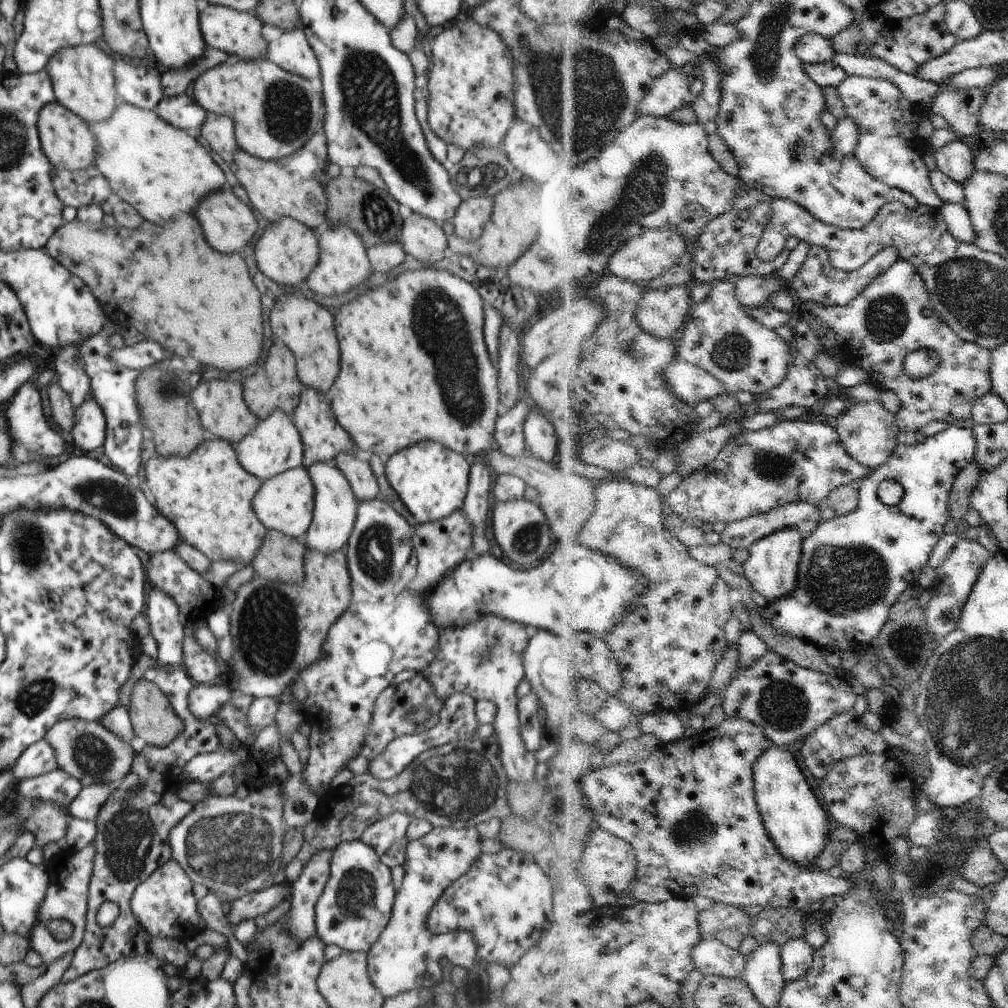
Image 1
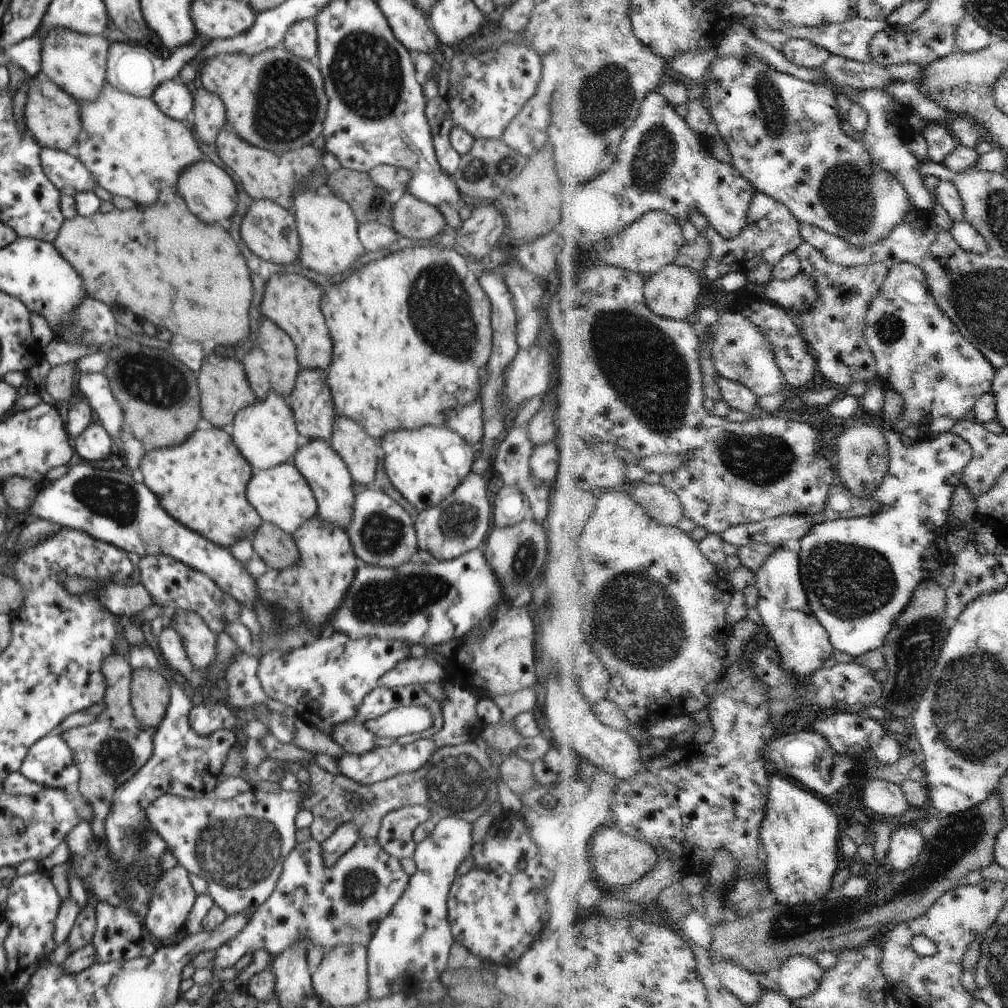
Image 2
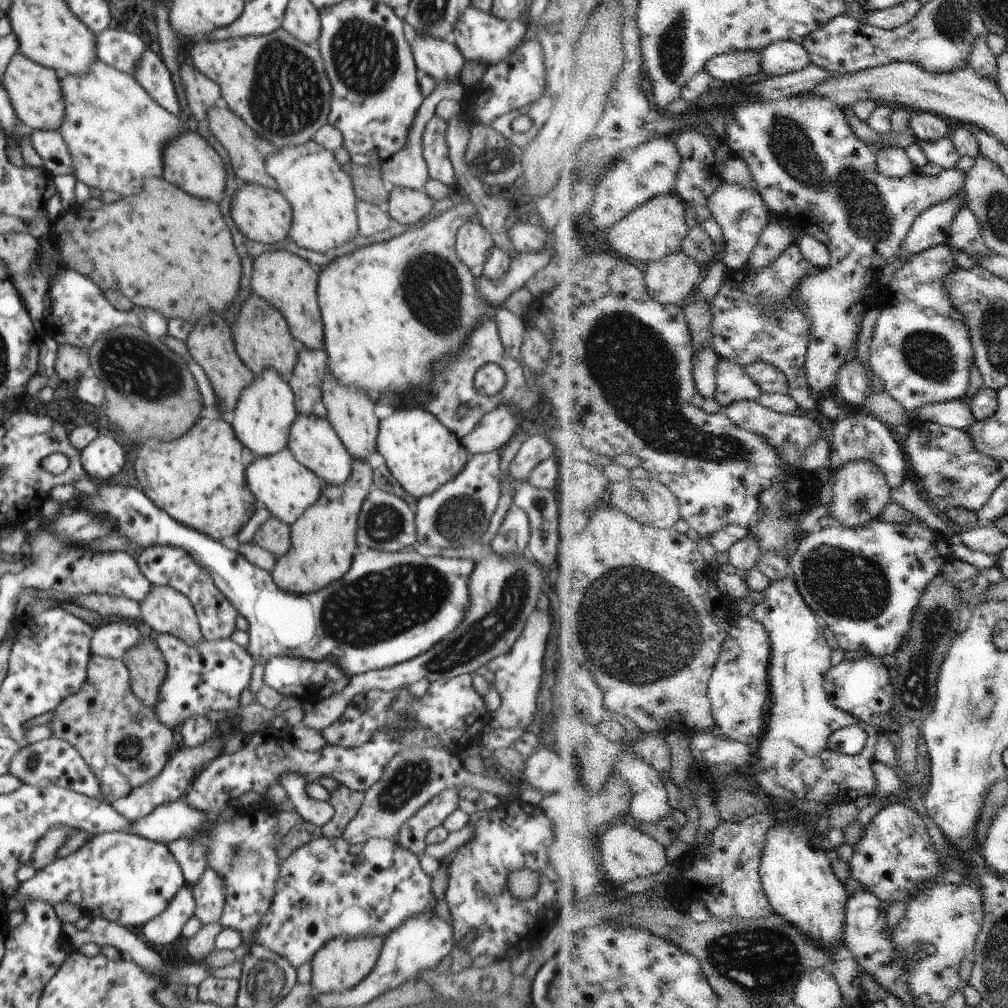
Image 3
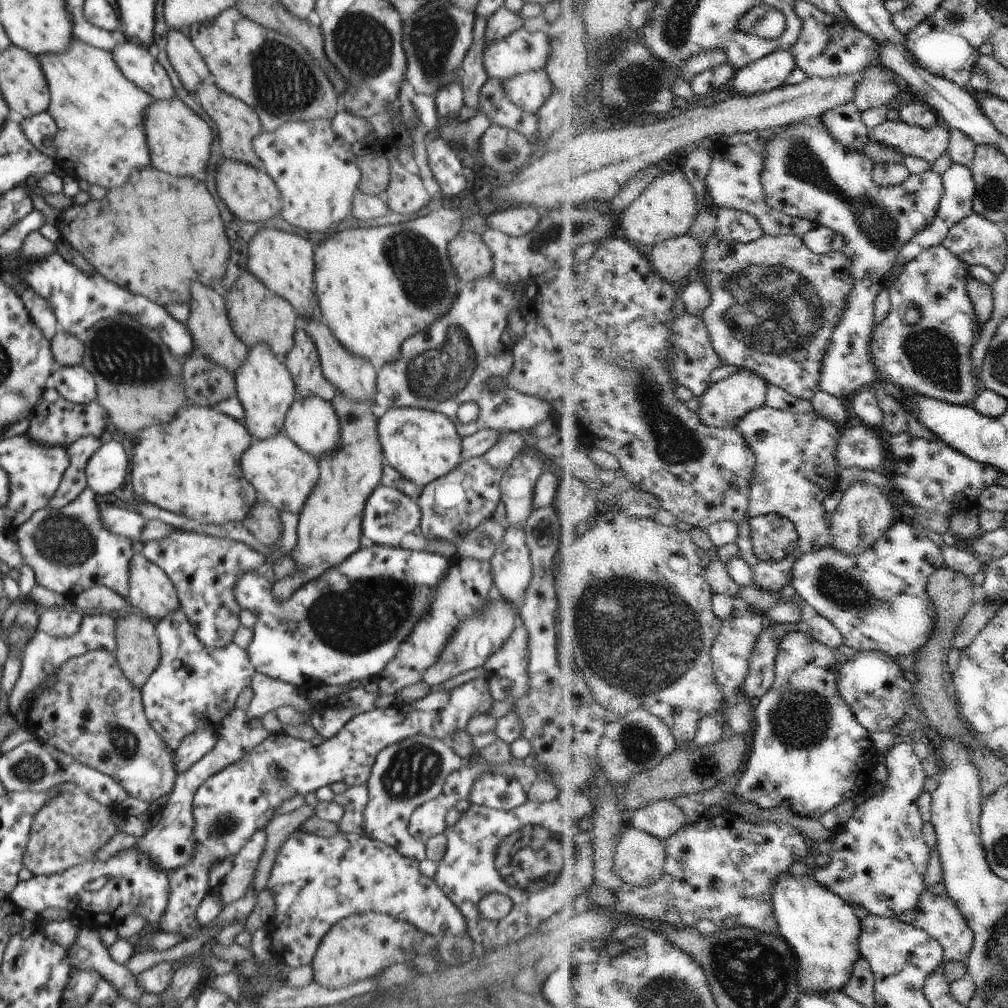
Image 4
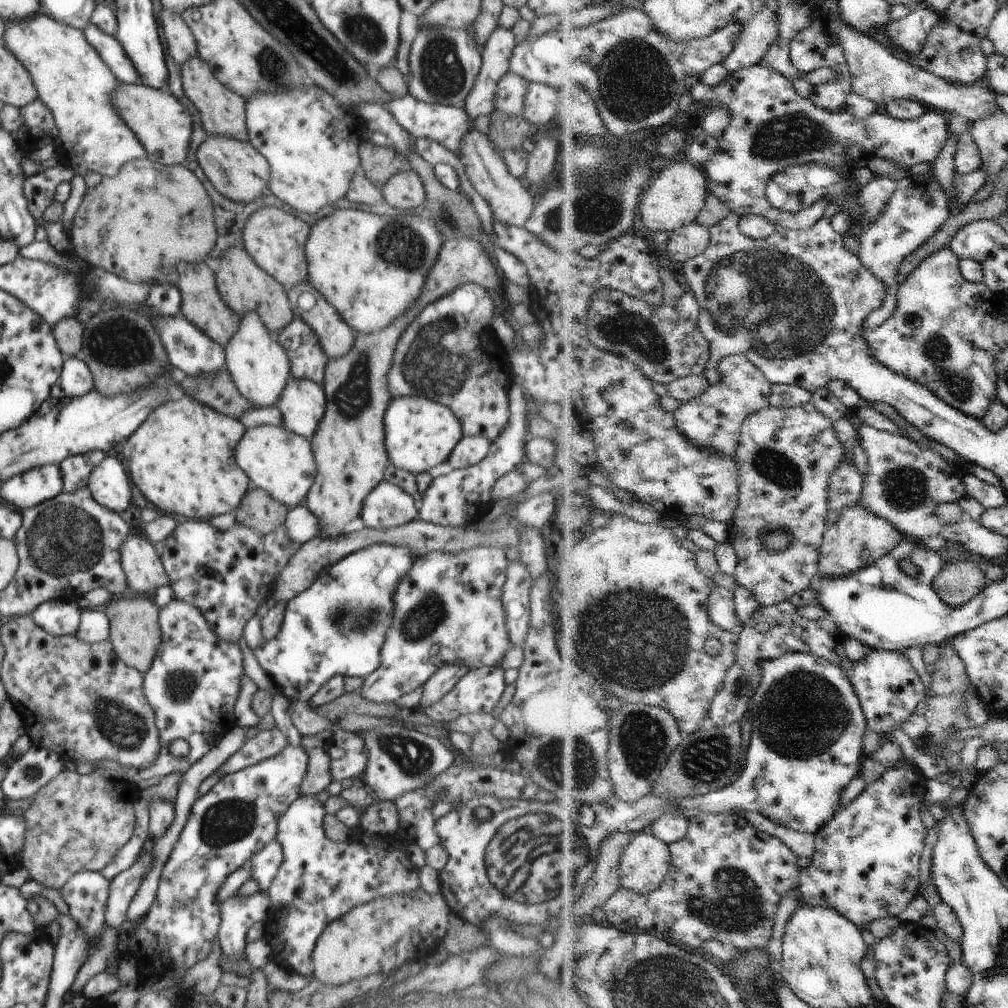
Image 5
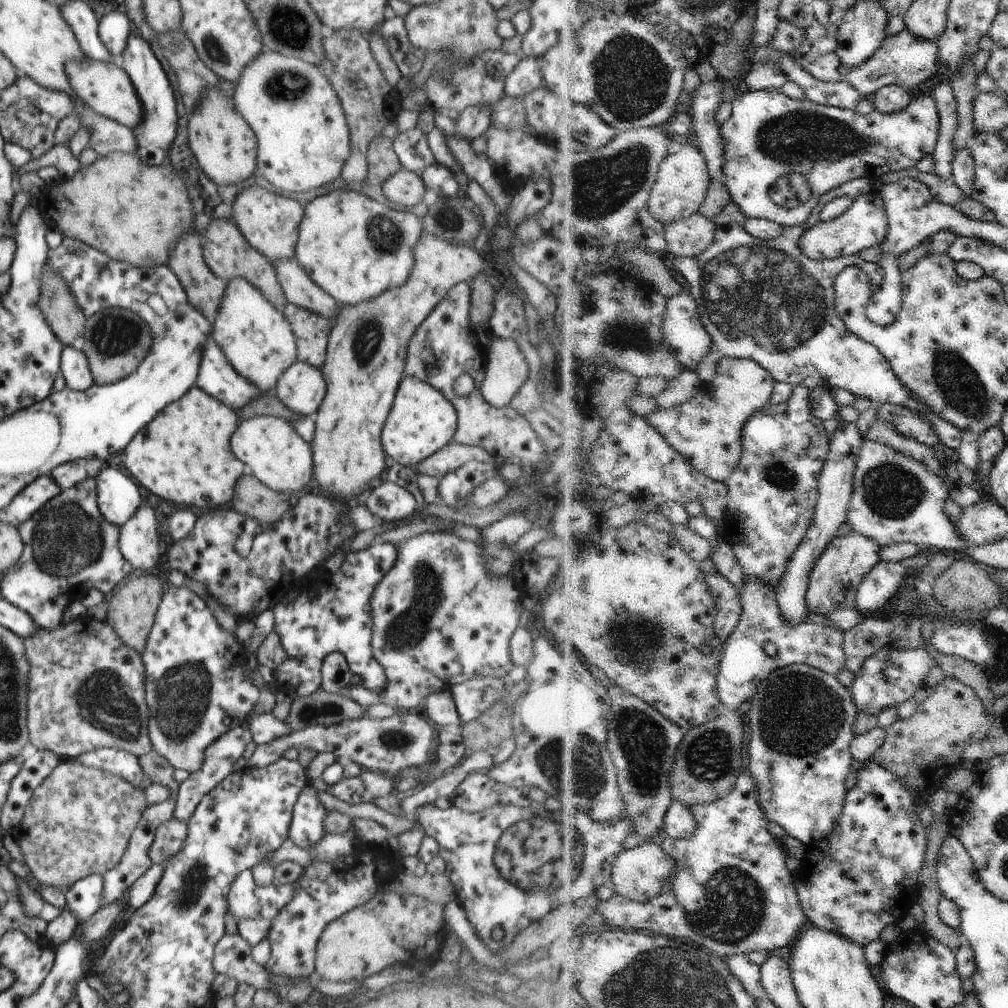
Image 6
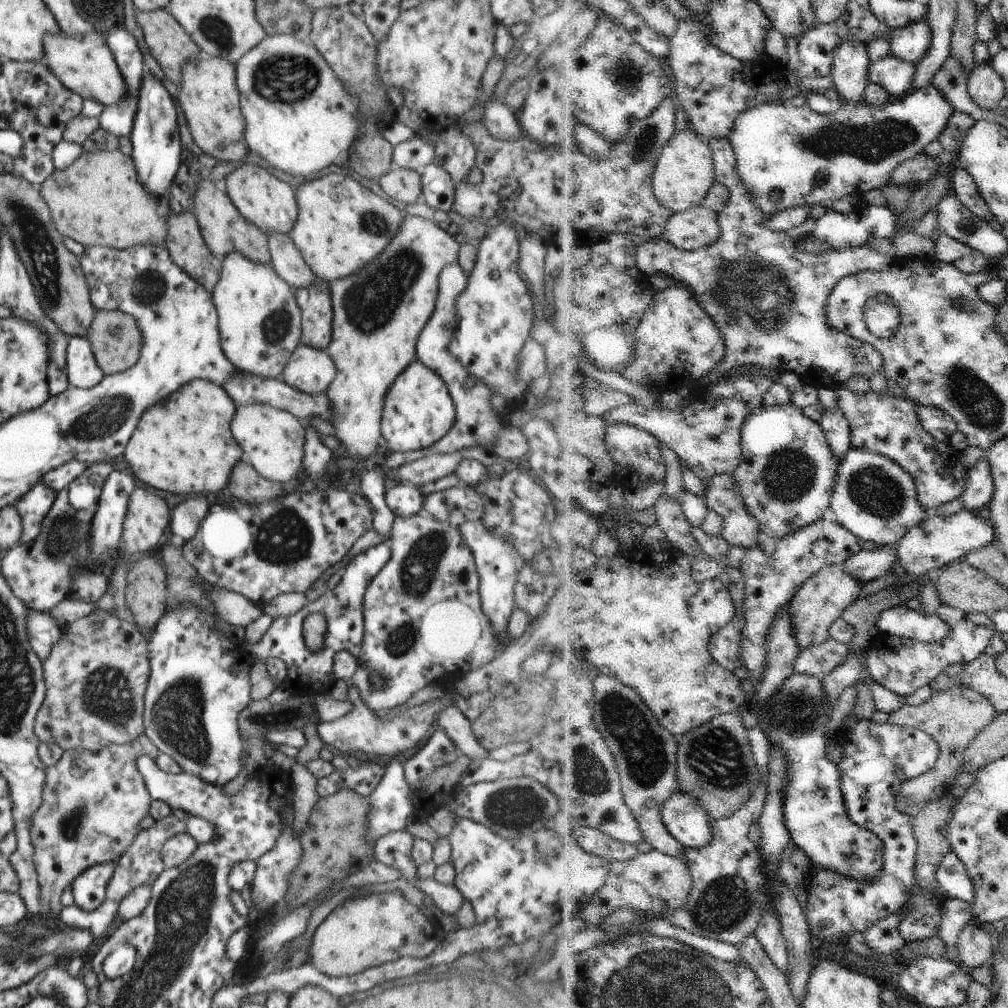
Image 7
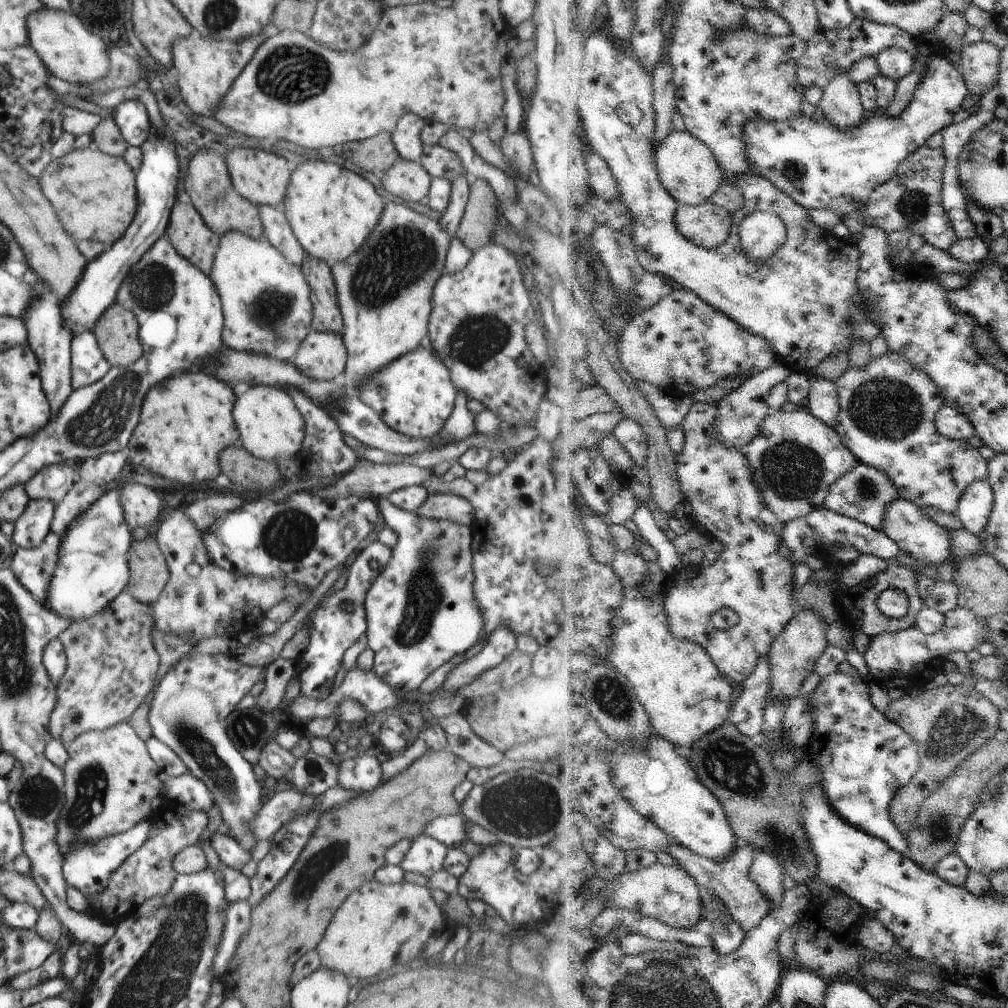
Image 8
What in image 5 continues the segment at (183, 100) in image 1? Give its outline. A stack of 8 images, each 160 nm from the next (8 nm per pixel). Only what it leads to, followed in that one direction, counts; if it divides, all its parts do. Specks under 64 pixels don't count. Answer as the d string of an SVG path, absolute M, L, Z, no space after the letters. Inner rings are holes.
M87 22L82 28L82 33L87 44L96 50L103 64L119 82L139 84L140 74L134 71L131 61L114 36L103 34L91 22Z

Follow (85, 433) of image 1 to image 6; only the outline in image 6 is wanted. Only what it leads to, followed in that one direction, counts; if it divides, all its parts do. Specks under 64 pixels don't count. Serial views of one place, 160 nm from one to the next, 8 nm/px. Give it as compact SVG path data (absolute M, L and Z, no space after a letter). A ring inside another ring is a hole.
M103 465L95 476L95 500L101 516L120 527L140 505L139 488L129 476L115 468Z

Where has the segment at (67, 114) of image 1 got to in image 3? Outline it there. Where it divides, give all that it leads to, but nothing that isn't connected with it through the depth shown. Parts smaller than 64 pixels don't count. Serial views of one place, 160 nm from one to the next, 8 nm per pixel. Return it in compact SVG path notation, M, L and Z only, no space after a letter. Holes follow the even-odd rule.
M16 52L11 56L2 77L3 88L17 120L20 120L27 131L58 130L65 116L63 96L61 96L60 74L28 60L23 54Z

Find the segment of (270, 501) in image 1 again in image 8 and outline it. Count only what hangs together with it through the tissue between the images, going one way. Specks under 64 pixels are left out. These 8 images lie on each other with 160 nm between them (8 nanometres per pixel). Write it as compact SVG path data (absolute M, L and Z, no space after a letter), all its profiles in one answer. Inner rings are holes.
M251 385L246 389L237 391L235 397L233 422L238 430L239 444L250 455L275 464L283 463L285 459L297 457L297 452L304 437L304 420L293 399L283 389L267 385Z

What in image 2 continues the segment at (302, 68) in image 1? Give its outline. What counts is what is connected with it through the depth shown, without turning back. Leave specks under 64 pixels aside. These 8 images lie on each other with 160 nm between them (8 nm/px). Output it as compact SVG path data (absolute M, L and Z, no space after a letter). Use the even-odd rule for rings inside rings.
M313 19L298 20L285 32L282 45L288 53L315 61L317 54L316 28Z

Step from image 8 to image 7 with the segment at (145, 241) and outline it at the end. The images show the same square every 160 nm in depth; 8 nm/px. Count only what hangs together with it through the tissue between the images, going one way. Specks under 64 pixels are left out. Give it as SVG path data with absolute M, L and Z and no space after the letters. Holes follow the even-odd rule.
M145 71L137 91L137 106L133 117L132 131L128 136L132 149L129 156L137 174L137 182L155 198L165 196L173 184L181 160L180 136L175 120L175 108L163 85Z

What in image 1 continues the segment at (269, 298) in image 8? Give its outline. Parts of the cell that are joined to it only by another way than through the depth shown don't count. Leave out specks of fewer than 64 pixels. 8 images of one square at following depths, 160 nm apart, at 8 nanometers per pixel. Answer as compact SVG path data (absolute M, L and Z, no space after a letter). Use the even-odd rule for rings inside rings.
M273 409L264 419L259 419L255 426L236 442L233 448L241 468L249 474L253 474L260 481L302 466L301 434L295 428L290 417L279 409Z

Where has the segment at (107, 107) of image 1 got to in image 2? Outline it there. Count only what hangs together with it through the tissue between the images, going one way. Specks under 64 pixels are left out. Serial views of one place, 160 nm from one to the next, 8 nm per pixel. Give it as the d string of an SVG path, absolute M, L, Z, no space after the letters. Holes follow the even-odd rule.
M65 29L49 31L40 40L40 74L70 94L77 104L92 101L105 84L108 43L102 35L82 35Z

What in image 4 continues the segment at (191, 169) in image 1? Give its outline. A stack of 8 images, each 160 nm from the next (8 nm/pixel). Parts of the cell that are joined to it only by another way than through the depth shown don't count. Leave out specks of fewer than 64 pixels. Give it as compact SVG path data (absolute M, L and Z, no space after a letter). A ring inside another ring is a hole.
M71 37L64 51L59 51L58 54L45 53L33 56L43 73L49 91L46 111L56 124L54 160L57 160L57 163L60 160L67 160L77 180L85 180L89 184L97 184L107 190L121 186L137 167L149 166L149 152L145 148L146 136L142 120L153 99L121 74L110 52Z

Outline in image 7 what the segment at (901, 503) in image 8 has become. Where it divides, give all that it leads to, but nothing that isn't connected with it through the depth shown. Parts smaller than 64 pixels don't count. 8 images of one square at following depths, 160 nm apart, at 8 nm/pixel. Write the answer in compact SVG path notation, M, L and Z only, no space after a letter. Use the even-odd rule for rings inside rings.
M963 510L959 514L942 517L930 513L923 523L913 527L903 539L897 543L899 564L904 568L905 574L927 574L937 571L938 568L949 566L957 560L963 560L966 554L977 550L996 540L996 528L988 512L983 514Z

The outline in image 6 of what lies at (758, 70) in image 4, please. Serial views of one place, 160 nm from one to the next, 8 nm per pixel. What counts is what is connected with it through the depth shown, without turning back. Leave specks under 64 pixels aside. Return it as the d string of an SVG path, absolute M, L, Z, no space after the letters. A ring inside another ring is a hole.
M746 89L741 93L741 98L737 98L734 102L731 118L722 124L726 163L722 168L721 180L729 189L732 200L741 207L749 219L753 217L771 219L784 227L802 225L812 215L820 198L834 188L839 188L855 179L869 179L876 182L887 174L915 168L923 158L936 150L940 139L940 120L940 109L936 98L929 94L915 94L912 103L898 113L884 113L874 108L872 112L863 115L854 109L822 105L807 99L793 100L781 92ZM789 173L803 173L812 188L807 203L790 209L777 204L770 196L773 183Z

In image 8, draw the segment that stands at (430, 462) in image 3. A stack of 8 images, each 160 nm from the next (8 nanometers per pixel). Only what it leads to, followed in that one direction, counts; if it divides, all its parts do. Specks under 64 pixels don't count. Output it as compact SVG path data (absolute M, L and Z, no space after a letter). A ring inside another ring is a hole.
M423 344L398 356L391 363L381 367L380 371L369 375L368 379L360 384L355 396L363 404L372 408L381 417L381 420L395 432L410 436L411 439L424 439L441 432L445 420L454 407L456 393L447 367L431 352L429 347Z

